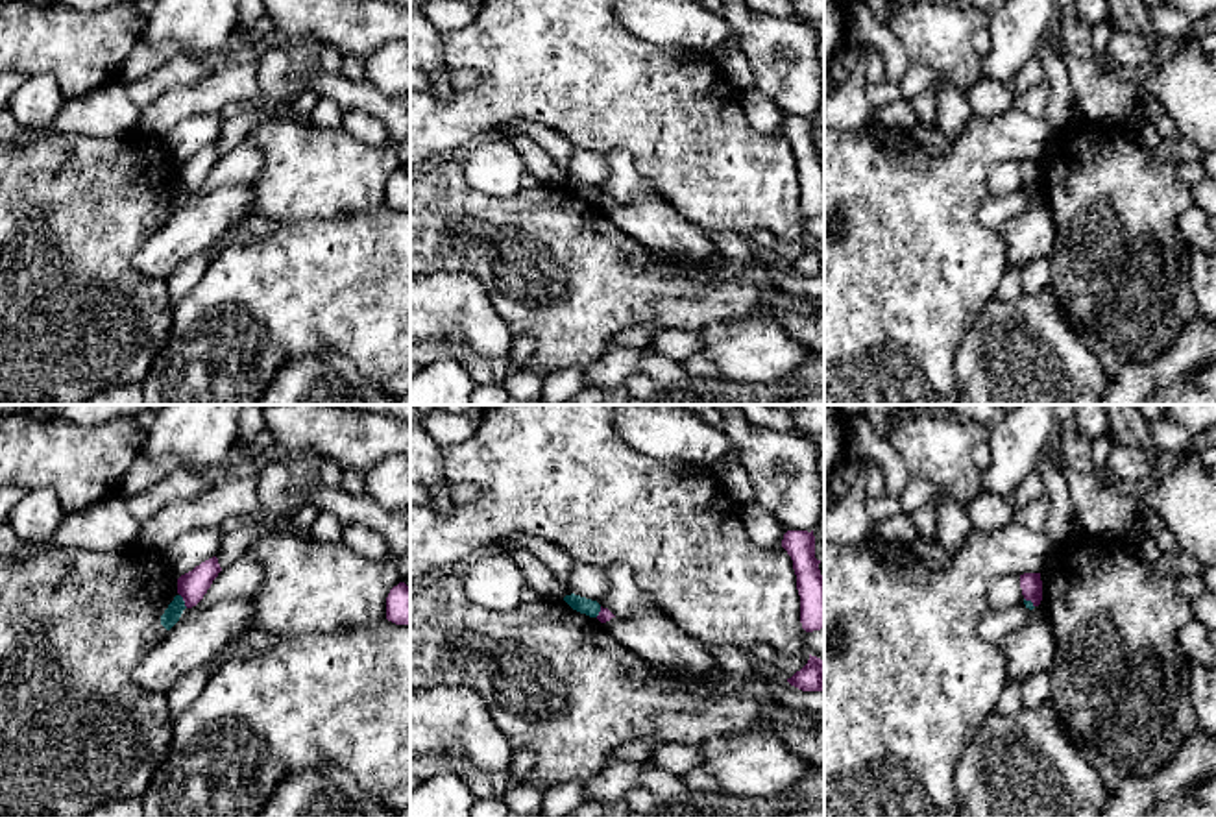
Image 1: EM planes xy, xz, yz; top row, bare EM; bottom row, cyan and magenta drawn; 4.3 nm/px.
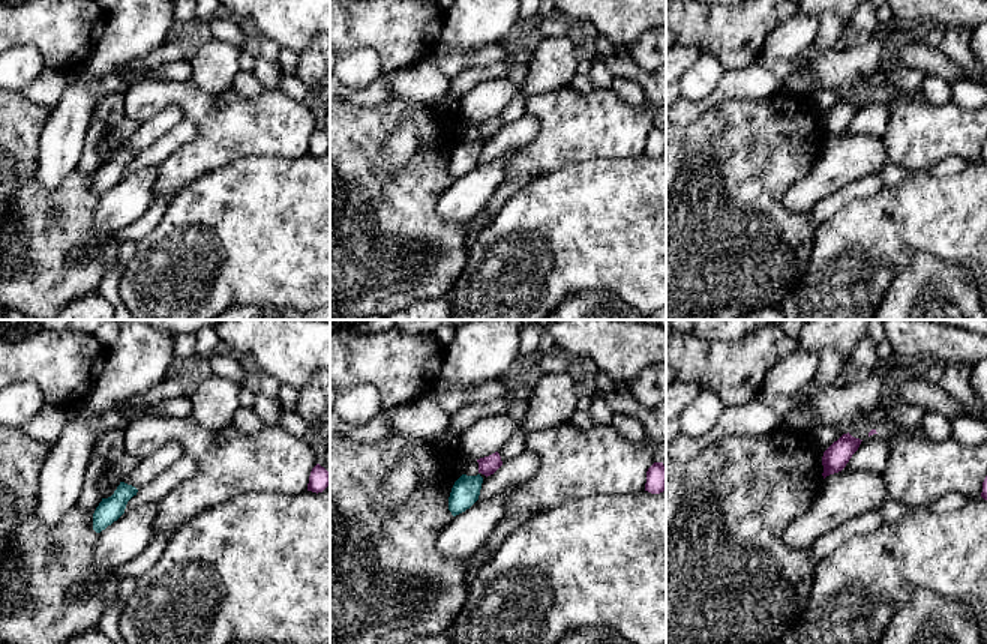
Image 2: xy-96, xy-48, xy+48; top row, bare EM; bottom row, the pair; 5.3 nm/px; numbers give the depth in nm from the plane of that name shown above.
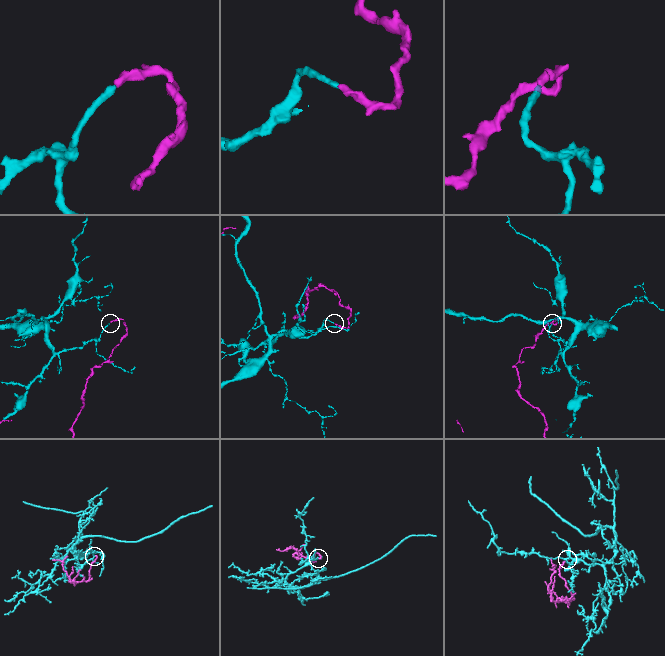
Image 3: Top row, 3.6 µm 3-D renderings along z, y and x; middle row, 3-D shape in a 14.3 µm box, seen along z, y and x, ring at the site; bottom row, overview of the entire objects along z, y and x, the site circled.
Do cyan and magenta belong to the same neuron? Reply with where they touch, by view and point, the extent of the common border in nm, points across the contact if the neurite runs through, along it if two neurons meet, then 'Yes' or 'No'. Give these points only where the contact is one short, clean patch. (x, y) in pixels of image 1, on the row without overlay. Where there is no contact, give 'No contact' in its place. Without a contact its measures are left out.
Touches cyan at xy (183, 187). Shared border 70 nm. Boundary: xy (180, 180), (187, 193). No

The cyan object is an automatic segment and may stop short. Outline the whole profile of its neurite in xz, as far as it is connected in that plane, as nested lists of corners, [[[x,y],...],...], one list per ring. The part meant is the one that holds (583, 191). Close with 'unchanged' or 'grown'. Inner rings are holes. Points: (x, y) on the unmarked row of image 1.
[[[565,181],[564,187],[577,198],[586,200],[590,203],[597,203],[601,198],[601,190],[597,187],[580,183],[580,181]]] | unchanged

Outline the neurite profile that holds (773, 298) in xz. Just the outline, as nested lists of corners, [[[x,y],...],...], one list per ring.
[[[767,288],[761,296],[761,301],[769,307],[795,314],[824,316],[824,298],[795,298],[774,288]]]

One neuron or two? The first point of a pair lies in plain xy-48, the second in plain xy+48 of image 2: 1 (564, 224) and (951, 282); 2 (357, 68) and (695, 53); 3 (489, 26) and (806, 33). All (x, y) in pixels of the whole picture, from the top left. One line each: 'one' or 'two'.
1: two
2: two
3: two

